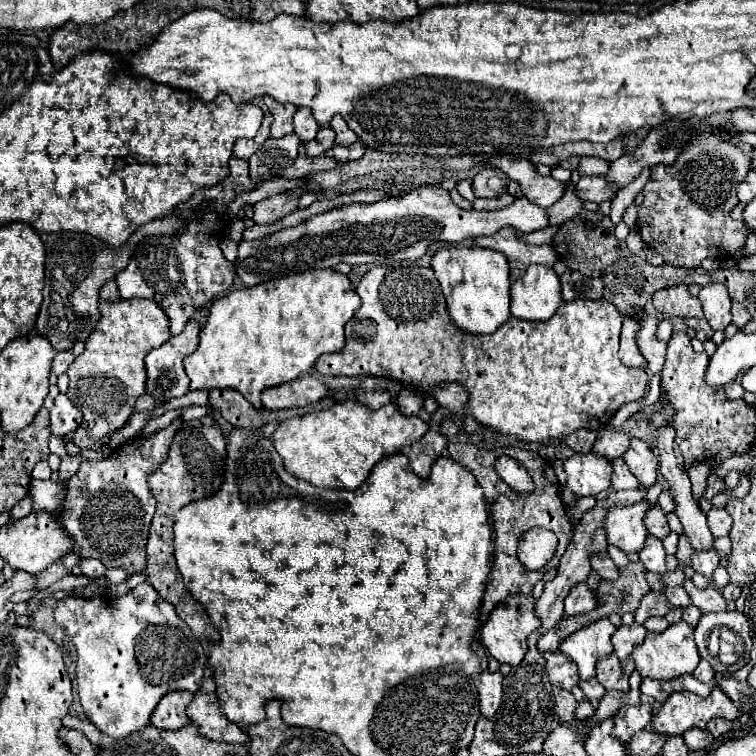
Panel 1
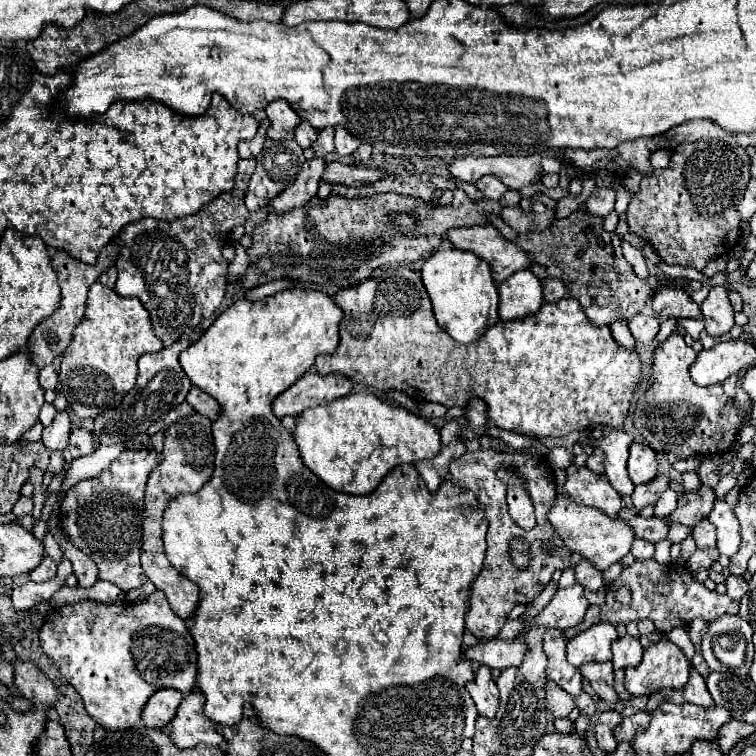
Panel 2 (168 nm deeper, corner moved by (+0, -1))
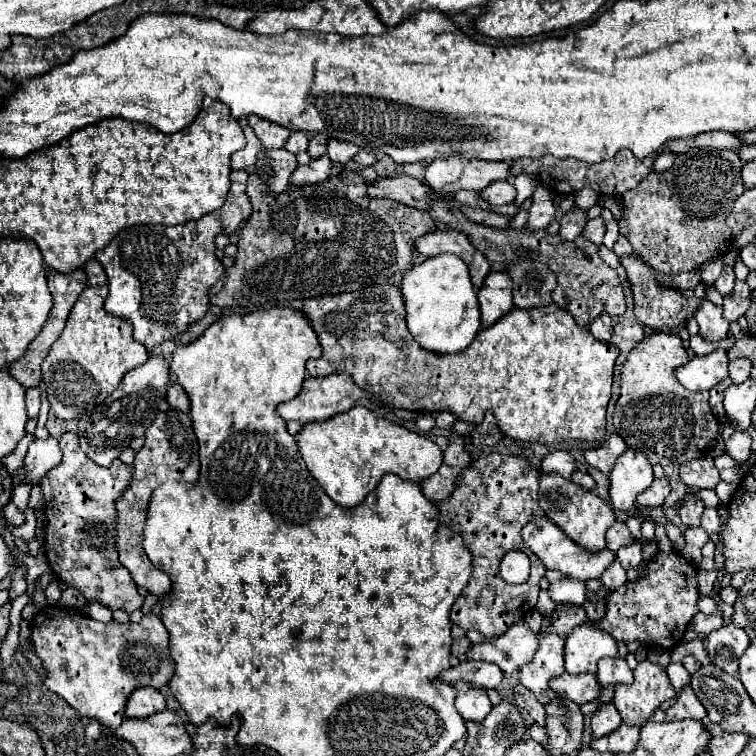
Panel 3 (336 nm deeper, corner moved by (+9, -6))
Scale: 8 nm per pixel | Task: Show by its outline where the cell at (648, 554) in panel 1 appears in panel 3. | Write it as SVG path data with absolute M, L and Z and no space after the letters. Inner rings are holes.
M635 542L631 546L623 546L617 550L617 558L621 560L623 568L635 568L643 562L643 556L641 556L641 542Z

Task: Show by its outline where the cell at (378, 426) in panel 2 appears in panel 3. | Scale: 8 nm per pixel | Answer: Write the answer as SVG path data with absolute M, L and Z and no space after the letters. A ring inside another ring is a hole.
M353 406L351 410L327 420L307 422L297 432L295 440L311 476L333 502L347 508L363 502L389 472L401 476L403 480L421 482L423 478L435 474L443 462L441 448L429 436L415 434L385 418L377 418L365 406Z

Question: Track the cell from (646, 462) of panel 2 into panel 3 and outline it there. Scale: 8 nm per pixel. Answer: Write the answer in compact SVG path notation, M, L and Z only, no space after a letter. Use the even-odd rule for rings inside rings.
M625 450L613 470L611 470L611 488L609 496L615 510L629 512L635 504L637 494L649 488L653 482L653 468L647 464L647 458L637 450Z

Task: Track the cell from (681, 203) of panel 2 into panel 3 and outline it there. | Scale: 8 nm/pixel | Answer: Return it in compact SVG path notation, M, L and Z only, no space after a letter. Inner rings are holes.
M701 148L677 156L669 170L651 172L639 188L623 194L619 232L659 272L697 270L703 262L731 250L731 228L725 224L725 218L745 190L741 168L741 158L731 150Z

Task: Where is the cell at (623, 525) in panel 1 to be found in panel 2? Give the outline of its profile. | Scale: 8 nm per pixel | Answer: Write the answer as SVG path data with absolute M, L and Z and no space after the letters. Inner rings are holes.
M566 497L556 499L556 505L548 513L548 521L556 529L556 535L562 539L564 547L568 547L570 553L578 553L582 559L588 559L598 571L606 571L610 565L618 563L630 551L630 545L634 541L634 531L620 517L612 521L602 511L582 507Z

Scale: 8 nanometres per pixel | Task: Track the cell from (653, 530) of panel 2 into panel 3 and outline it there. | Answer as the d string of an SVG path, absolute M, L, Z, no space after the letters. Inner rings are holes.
M617 520L609 530L607 530L607 548L611 552L617 552L621 546L627 546L627 544L633 544L637 542L633 538L633 534L629 532L629 528L625 526L623 520Z

